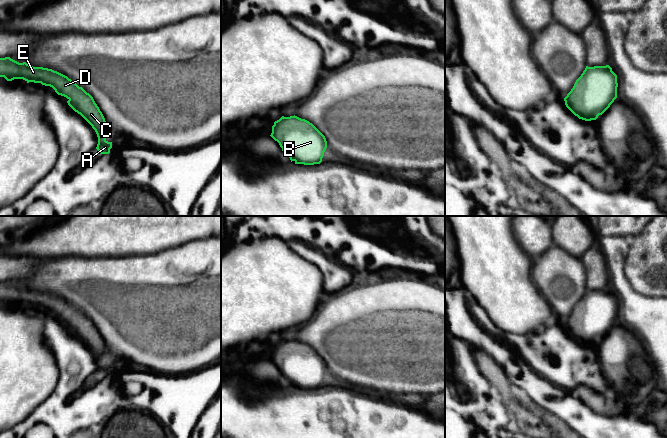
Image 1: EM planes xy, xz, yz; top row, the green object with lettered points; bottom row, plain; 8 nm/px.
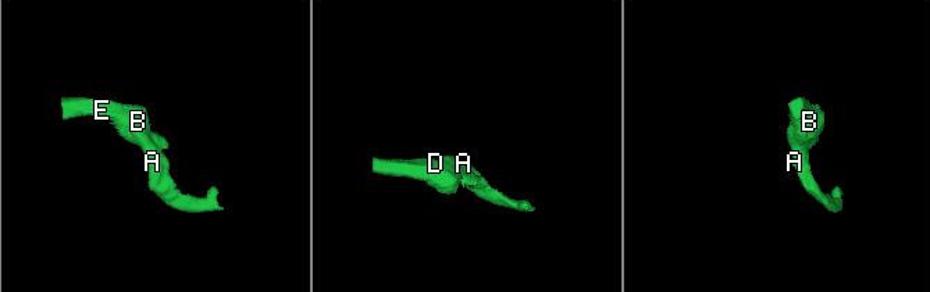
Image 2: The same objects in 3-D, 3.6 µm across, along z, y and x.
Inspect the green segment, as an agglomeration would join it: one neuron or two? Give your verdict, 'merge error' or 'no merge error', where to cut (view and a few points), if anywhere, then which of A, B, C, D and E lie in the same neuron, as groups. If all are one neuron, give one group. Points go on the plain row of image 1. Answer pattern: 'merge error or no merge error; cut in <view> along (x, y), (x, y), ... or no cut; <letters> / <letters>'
no merge error; no cut; A B C D E

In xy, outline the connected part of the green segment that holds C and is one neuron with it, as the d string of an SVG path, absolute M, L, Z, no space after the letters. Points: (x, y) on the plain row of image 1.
M10 281L0 282L0 301L7 305L23 303L27 307L41 307L52 311L58 319L68 323L68 329L80 338L95 354L98 361L96 373L100 378L109 378L112 366L106 364L108 349L93 321L67 300L43 291L19 287Z

